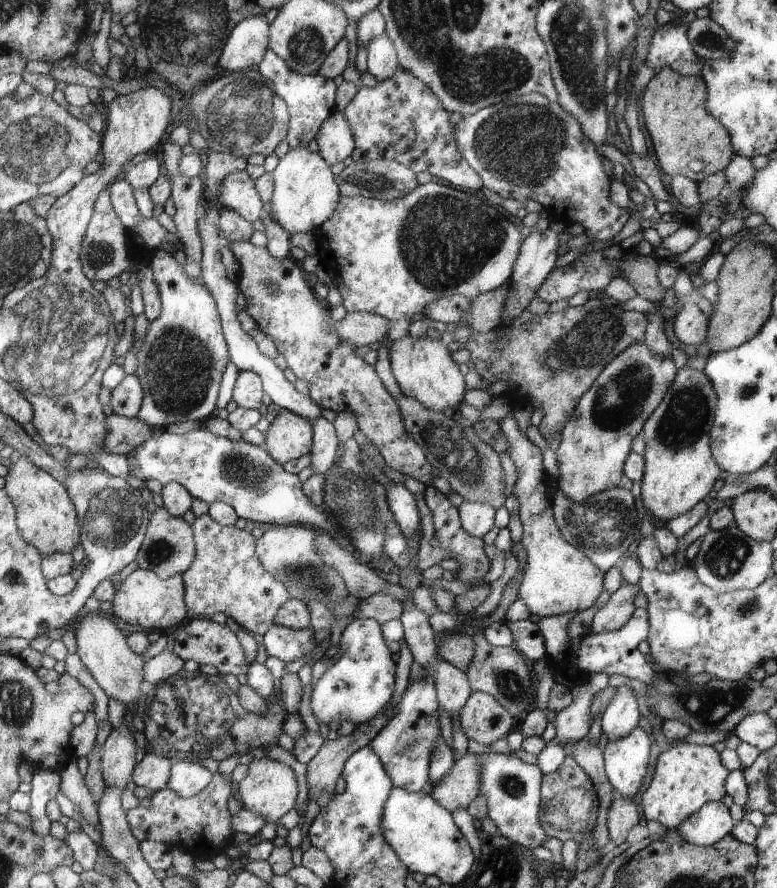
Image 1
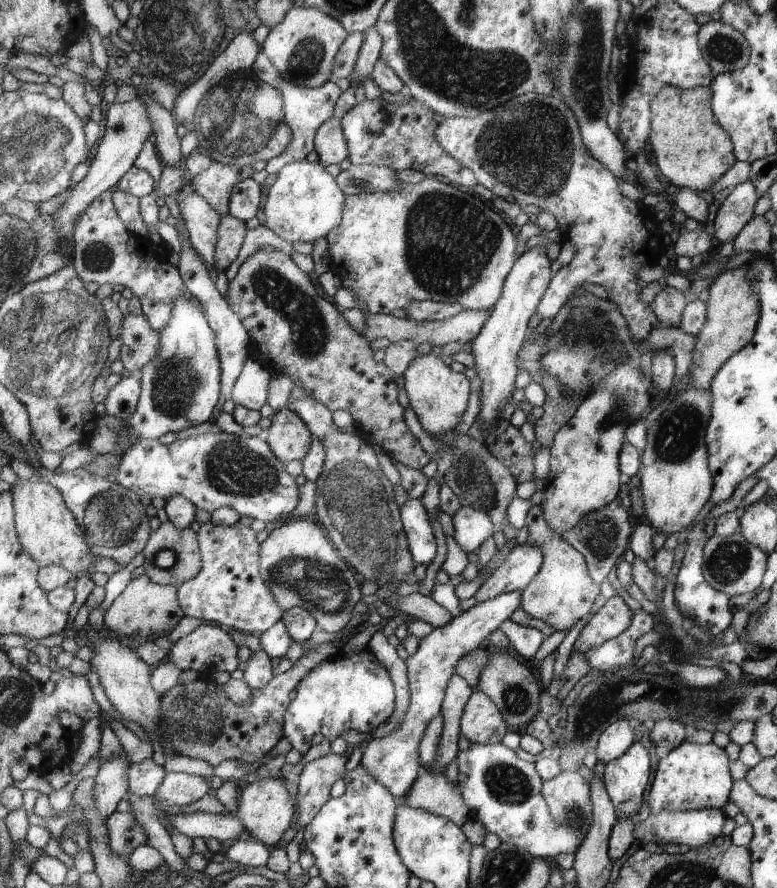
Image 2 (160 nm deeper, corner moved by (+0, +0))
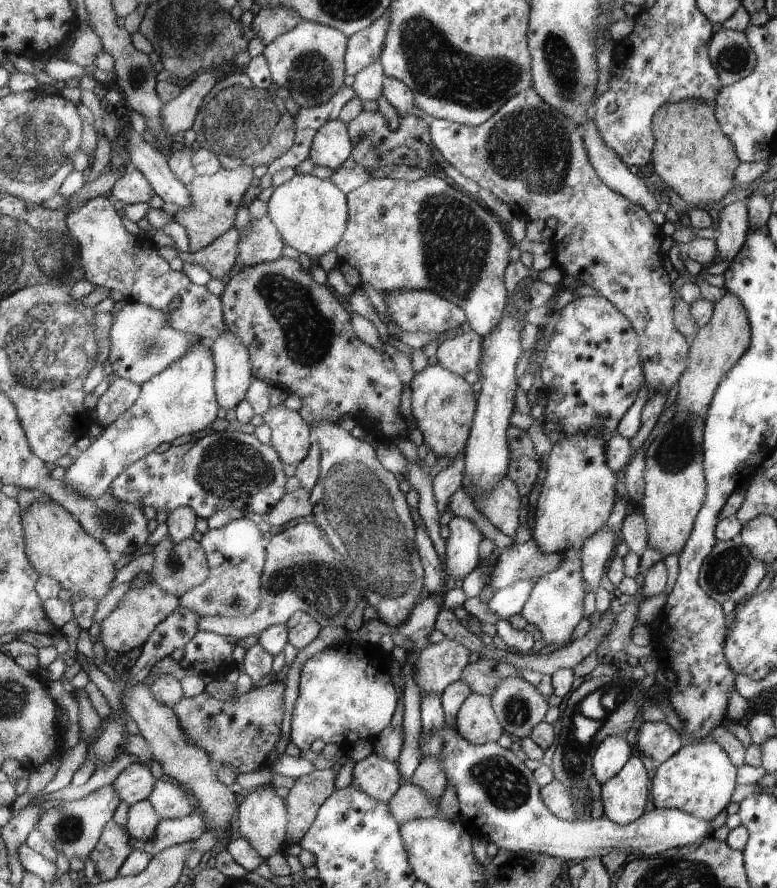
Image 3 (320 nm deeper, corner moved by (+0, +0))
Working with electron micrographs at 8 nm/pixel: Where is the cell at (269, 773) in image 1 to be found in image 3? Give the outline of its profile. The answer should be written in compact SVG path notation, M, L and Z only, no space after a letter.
M271 785L262 787L250 792L250 794L242 800L235 817L234 827L238 830L238 836L245 838L249 845L264 860L276 854L280 850L280 846L284 844L287 836L287 826L290 821L290 815L287 811L287 803L283 798L276 795Z

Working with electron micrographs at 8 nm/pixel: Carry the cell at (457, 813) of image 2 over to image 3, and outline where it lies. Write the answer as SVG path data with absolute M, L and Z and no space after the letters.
M403 783L394 797L387 802L392 816L401 825L414 819L434 817L437 813L437 802L430 801L422 789L408 783Z

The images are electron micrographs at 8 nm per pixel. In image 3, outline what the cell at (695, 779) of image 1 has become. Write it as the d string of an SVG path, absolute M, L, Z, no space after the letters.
M710 739L683 746L652 776L652 802L661 809L678 809L703 821L716 818L728 804L736 788L736 766L726 751Z

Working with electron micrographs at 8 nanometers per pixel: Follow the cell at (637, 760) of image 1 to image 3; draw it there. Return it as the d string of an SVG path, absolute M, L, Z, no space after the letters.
M632 754L623 769L601 786L604 816L619 825L638 821L651 793L648 775L642 760Z

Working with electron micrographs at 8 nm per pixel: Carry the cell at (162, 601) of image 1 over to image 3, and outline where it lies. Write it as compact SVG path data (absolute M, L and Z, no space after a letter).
M150 582L141 589L132 588L122 596L117 608L110 616L100 623L99 640L106 649L120 652L120 654L140 648L146 644L147 638L151 636L160 622L176 612L180 604L182 603L178 597L168 594L155 582Z

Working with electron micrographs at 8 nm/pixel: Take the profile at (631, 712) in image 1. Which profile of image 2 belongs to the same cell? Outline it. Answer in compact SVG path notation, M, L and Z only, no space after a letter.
M620 719L601 732L594 752L597 760L606 766L610 761L620 758L634 744L634 730L630 728L627 719Z

